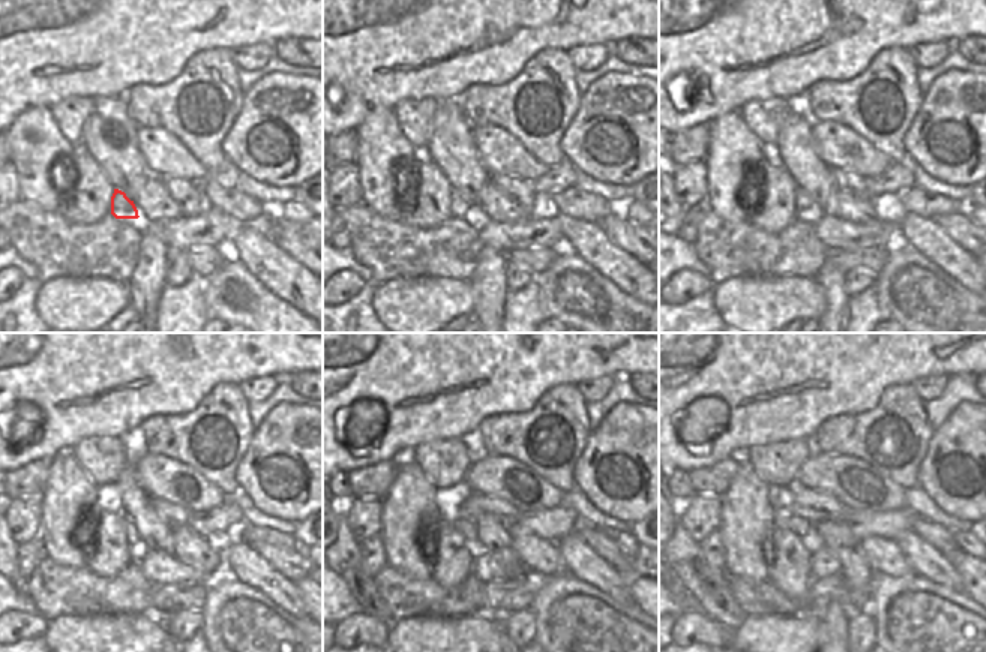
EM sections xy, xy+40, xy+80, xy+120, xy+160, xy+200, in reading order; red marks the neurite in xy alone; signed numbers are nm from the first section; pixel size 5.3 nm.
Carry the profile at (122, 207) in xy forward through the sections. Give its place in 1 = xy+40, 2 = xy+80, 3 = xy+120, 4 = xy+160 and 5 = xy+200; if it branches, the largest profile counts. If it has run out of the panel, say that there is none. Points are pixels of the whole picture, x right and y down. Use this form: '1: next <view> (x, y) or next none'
1: next xy+40 (459, 207)
2: next xy+80 (805, 204)
3: next xy+120 (132, 537)
4: next xy+160 (465, 528)
5: next xy+200 (782, 519)

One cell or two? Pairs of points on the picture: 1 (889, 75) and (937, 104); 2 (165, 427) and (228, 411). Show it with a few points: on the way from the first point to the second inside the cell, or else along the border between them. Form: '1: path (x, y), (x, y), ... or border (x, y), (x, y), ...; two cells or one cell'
1: border (923, 93), (922, 102), (907, 128); two cells
2: path (180, 427), (188, 427), (204, 412), (213, 412); one cell

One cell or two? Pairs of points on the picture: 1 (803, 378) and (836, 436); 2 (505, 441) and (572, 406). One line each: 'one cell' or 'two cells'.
1: two cells
2: one cell

